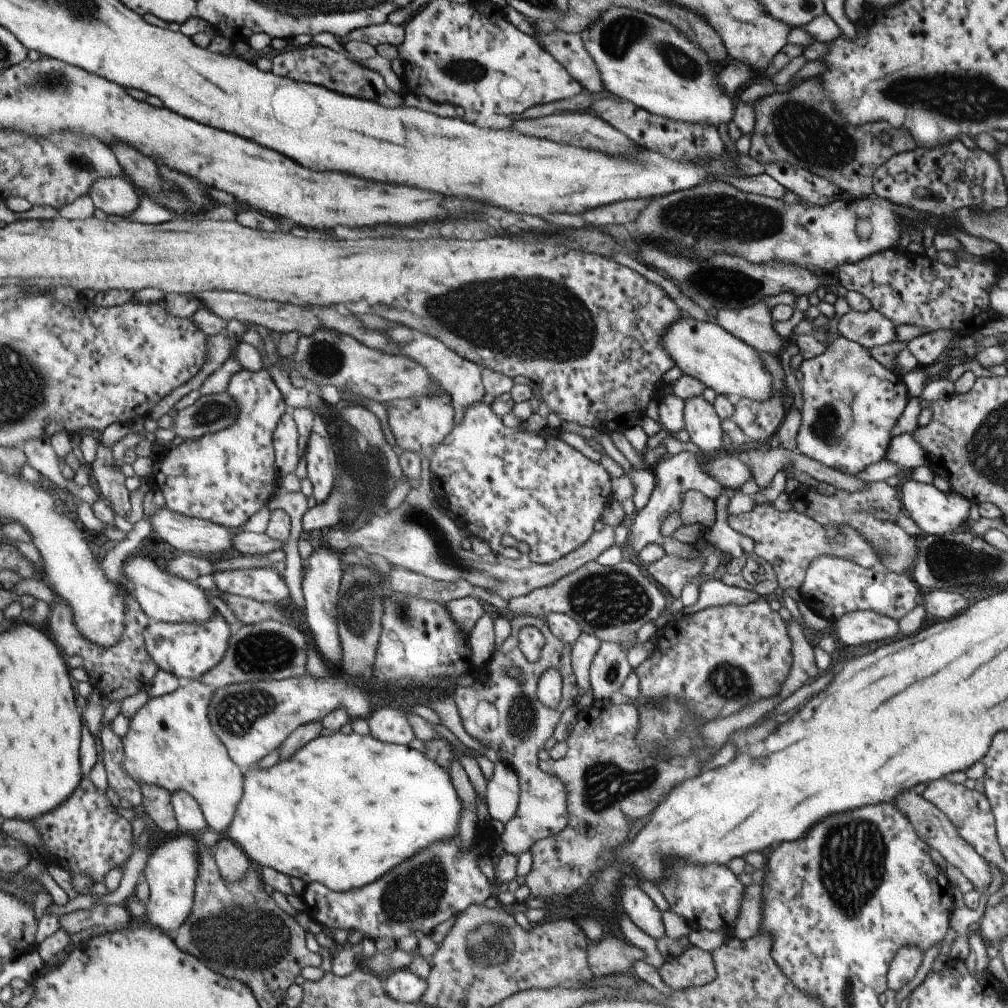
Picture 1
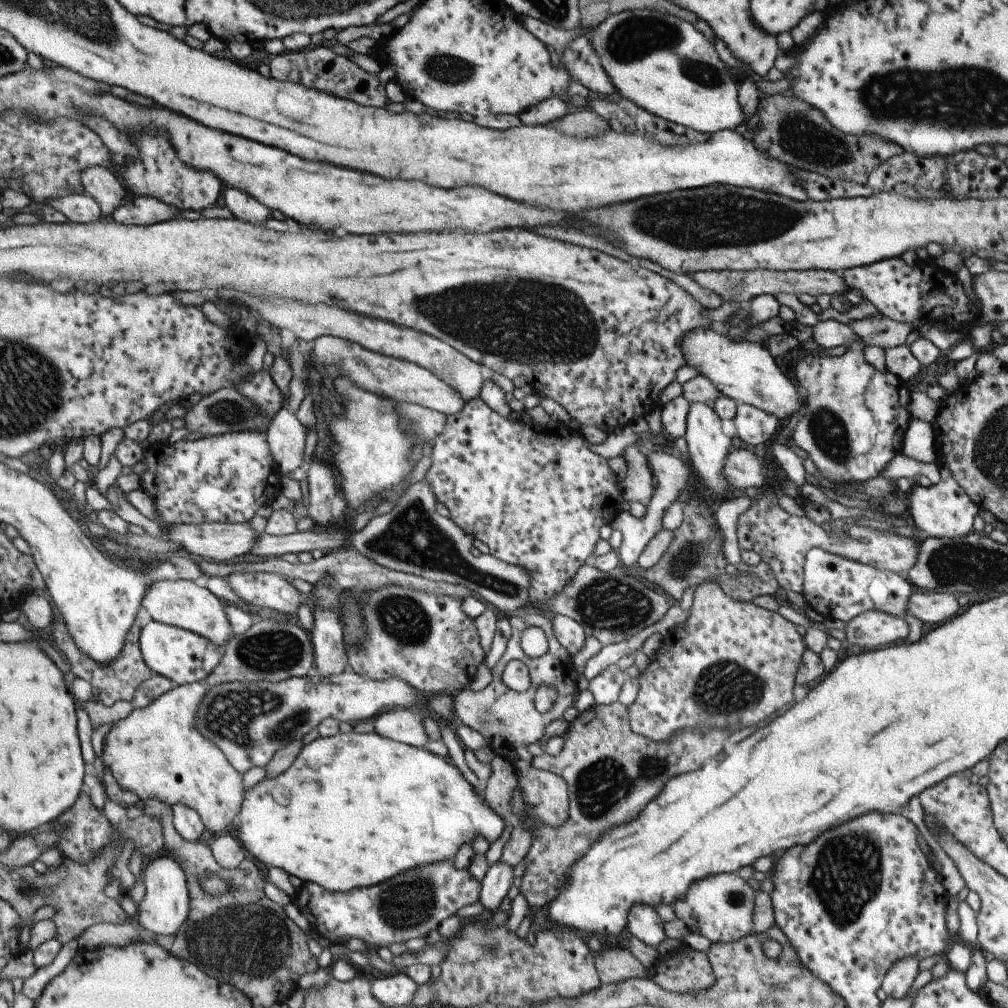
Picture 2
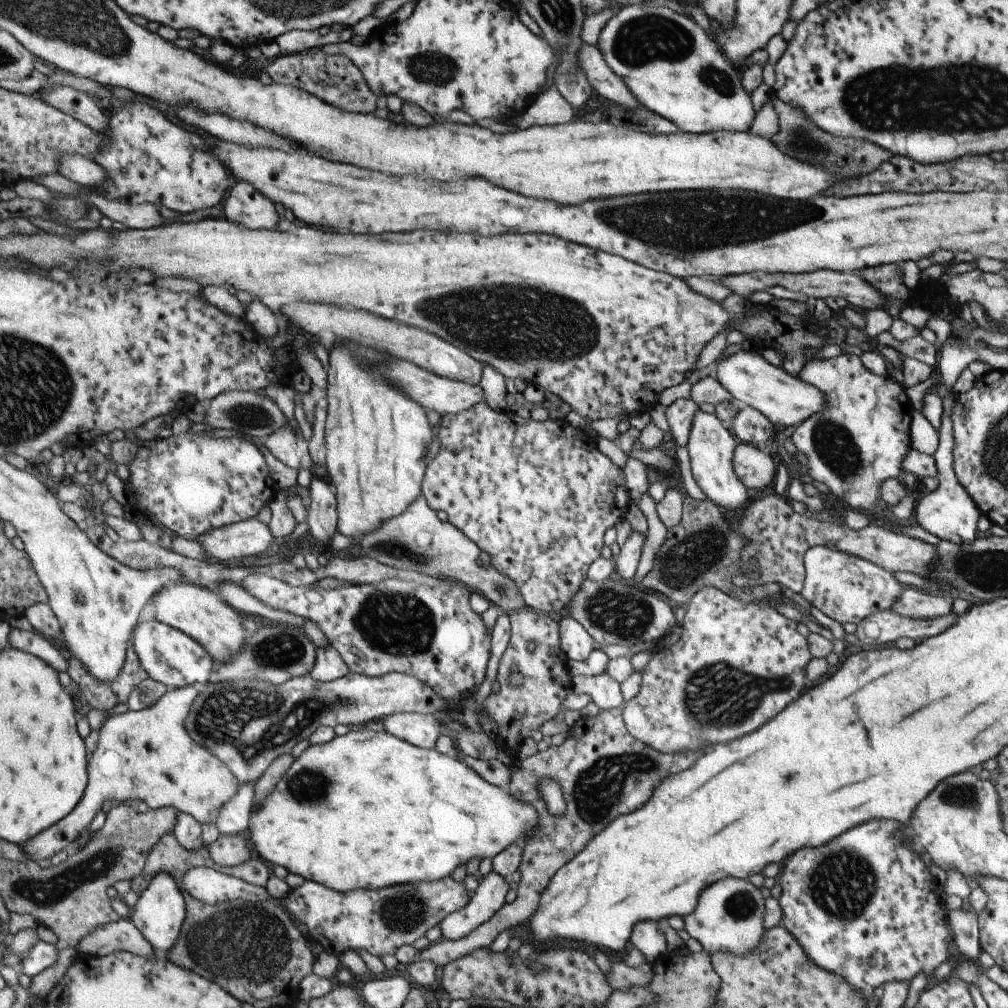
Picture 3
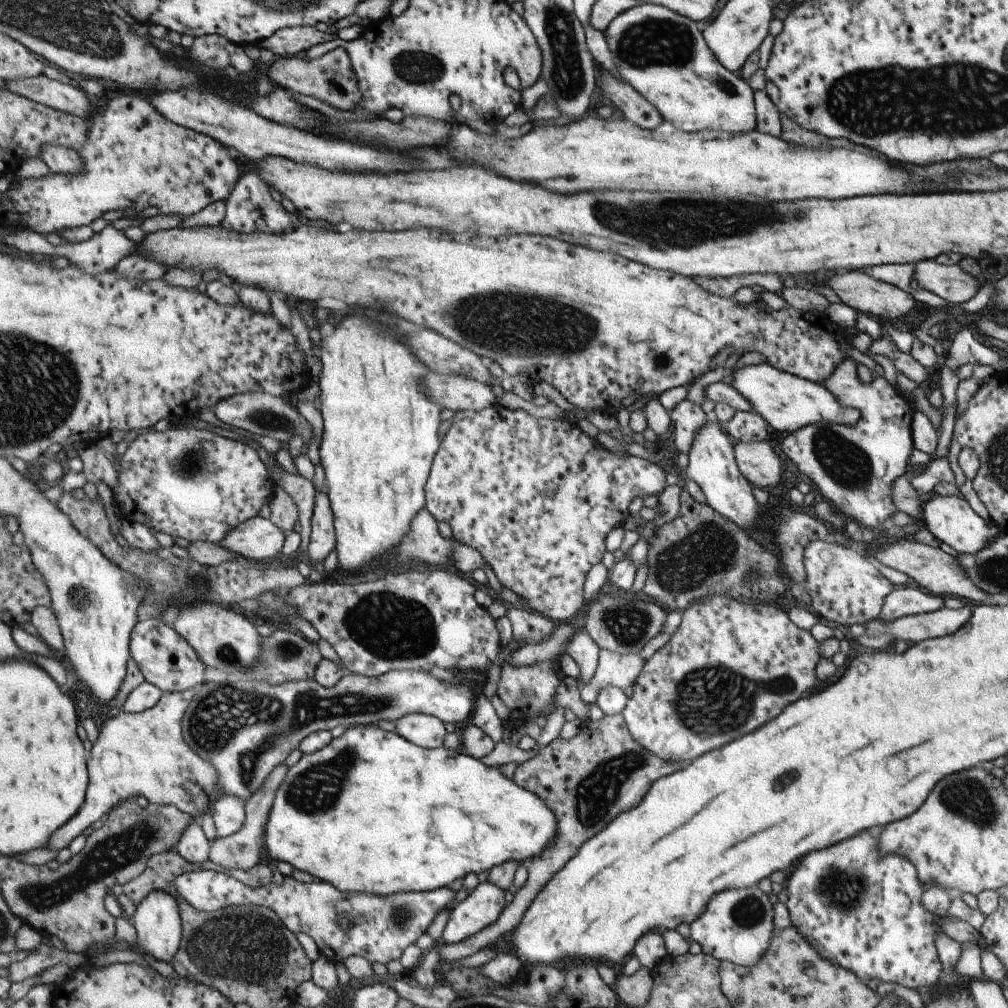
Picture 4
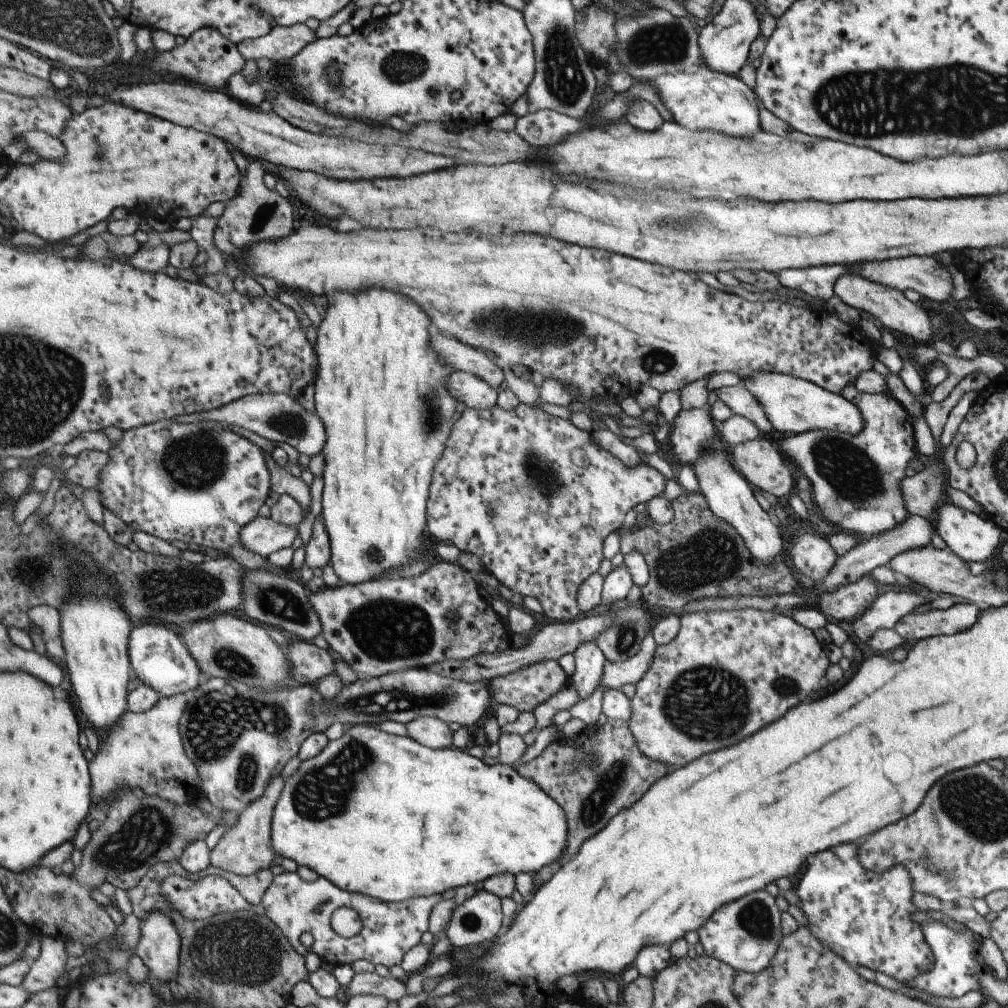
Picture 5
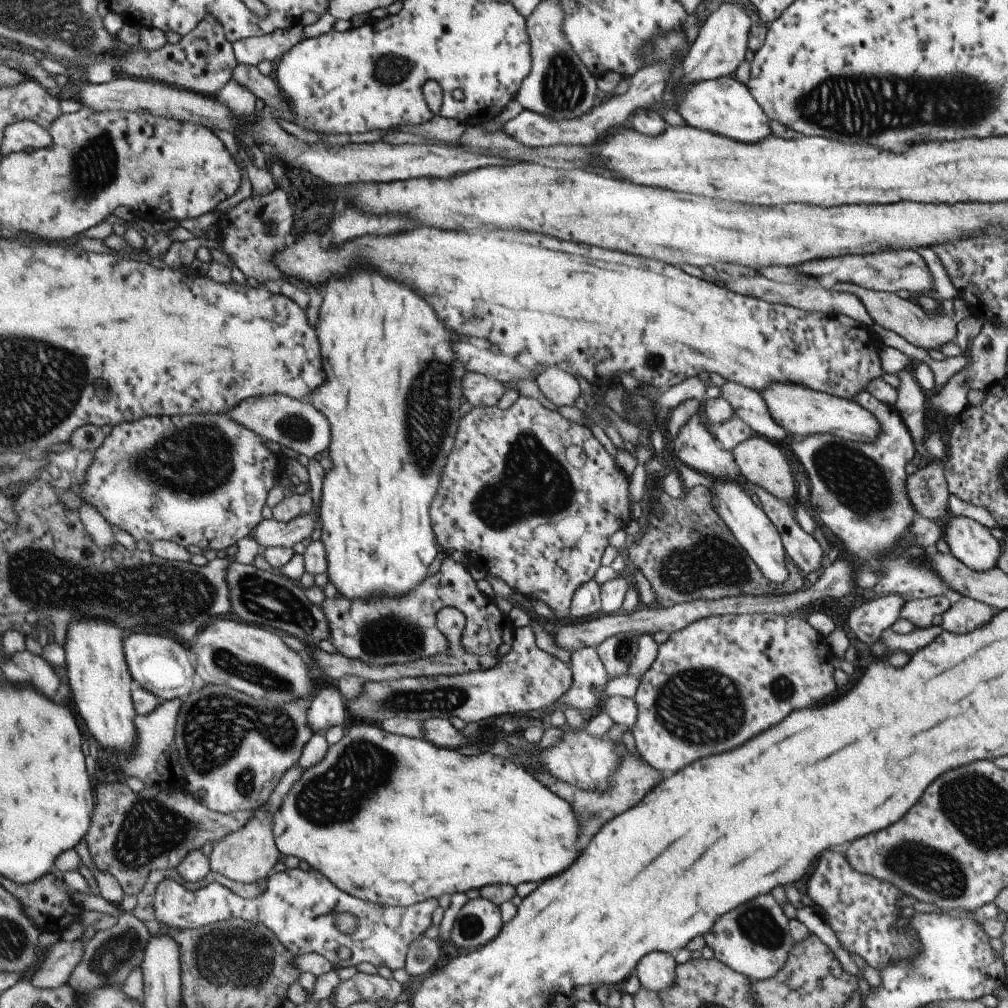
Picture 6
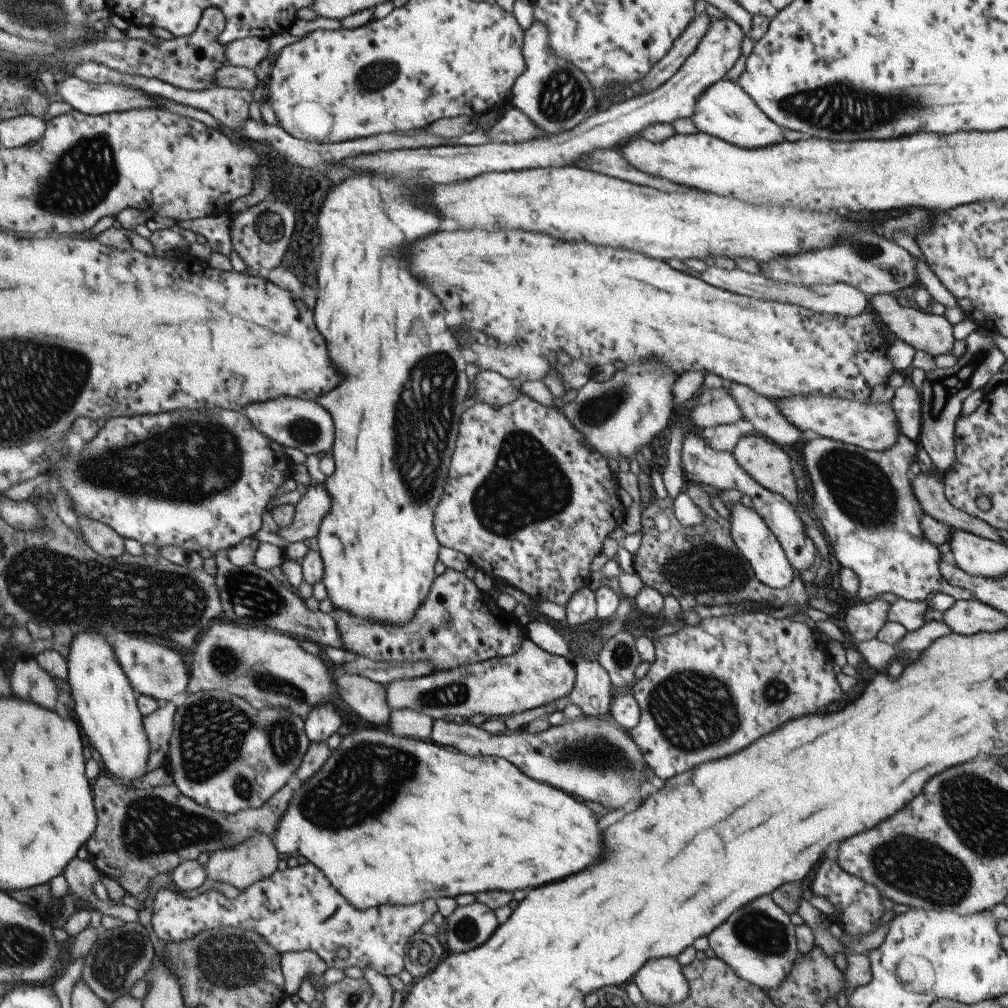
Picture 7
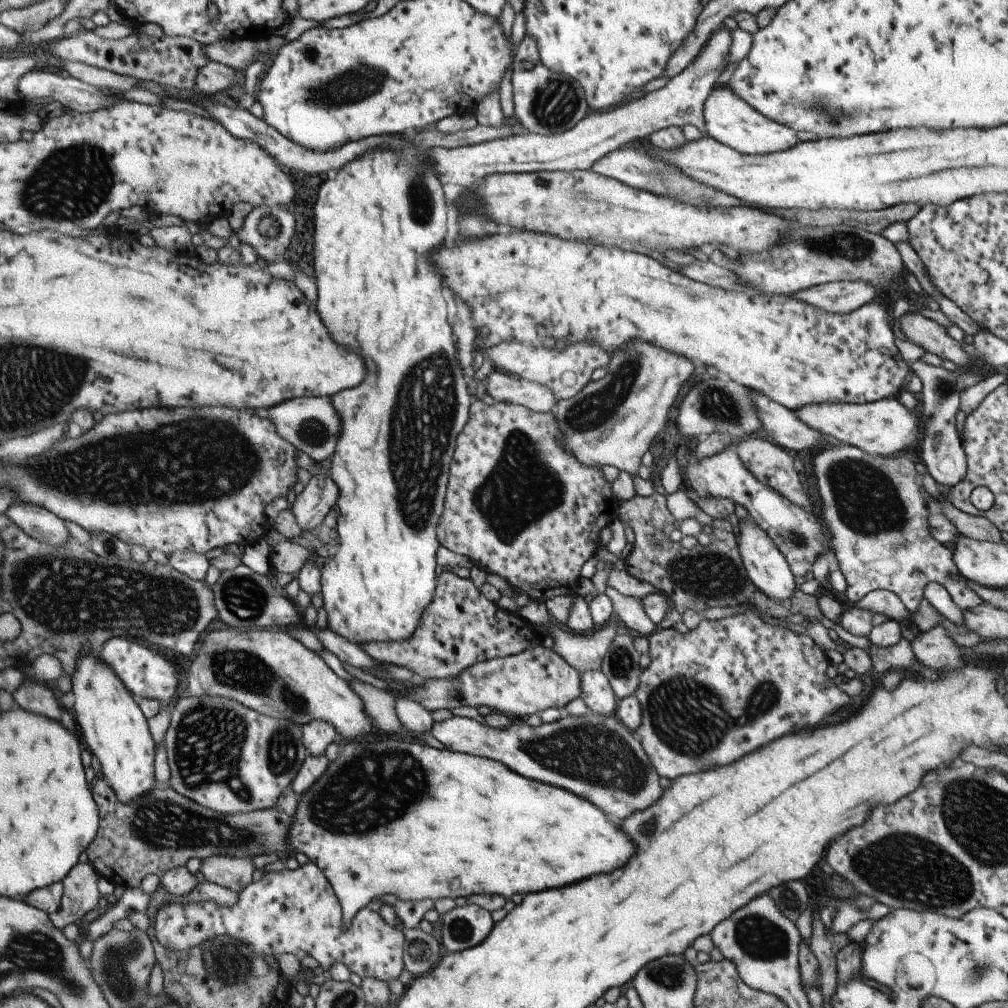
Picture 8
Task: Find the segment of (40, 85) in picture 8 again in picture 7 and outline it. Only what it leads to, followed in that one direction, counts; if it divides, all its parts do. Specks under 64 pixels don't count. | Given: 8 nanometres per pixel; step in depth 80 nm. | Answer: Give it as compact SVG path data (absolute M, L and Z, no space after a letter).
M67 74L55 86L56 93L63 102L86 115L120 113L135 109L163 109L151 95L131 85L91 84Z

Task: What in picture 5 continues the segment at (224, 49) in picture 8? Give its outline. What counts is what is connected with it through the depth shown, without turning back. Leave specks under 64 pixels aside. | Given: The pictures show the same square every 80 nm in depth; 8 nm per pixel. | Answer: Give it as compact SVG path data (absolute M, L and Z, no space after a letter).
M303 23L288 27L274 26L262 37L244 40L236 44L236 49L245 60L268 58L279 64L295 56L307 43L319 39Z

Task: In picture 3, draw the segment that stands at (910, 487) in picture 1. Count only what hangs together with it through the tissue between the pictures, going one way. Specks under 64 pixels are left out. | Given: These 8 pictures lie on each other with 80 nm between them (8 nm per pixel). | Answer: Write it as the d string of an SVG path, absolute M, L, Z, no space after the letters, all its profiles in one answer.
M953 390L948 398L942 400L941 426L938 431L938 447L934 452L933 460L937 469L937 486L934 490L923 490L915 498L915 520L925 532L937 536L939 540L952 543L970 543L975 537L980 536L977 531L977 518L981 512L976 504L969 498L966 490L957 482L952 469L952 428L950 426L950 408L953 402Z

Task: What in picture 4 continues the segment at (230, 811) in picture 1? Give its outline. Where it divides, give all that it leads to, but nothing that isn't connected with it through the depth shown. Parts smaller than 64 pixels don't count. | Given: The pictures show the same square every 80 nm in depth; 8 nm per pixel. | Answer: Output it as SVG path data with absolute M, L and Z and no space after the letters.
M191 689L187 691L163 692L161 698L151 708L138 713L128 713L120 710L111 718L104 718L98 727L98 735L92 743L91 757L86 760L88 783L81 806L75 815L71 816L47 839L45 848L58 851L68 846L69 842L89 828L95 820L101 820L109 809L129 798L143 796L148 803L156 805L173 805L181 812L188 814L197 822L201 814L211 810L212 804L222 796L218 787L218 774L215 767L204 761L187 743L182 735L182 716L191 697Z

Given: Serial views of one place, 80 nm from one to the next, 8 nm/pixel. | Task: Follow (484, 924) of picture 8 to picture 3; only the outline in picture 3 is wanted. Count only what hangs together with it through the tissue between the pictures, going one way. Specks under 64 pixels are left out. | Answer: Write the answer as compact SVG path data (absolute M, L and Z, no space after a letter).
M493 870L488 872L478 882L467 904L462 909L449 913L438 924L441 938L457 940L489 920L505 904L509 881Z

